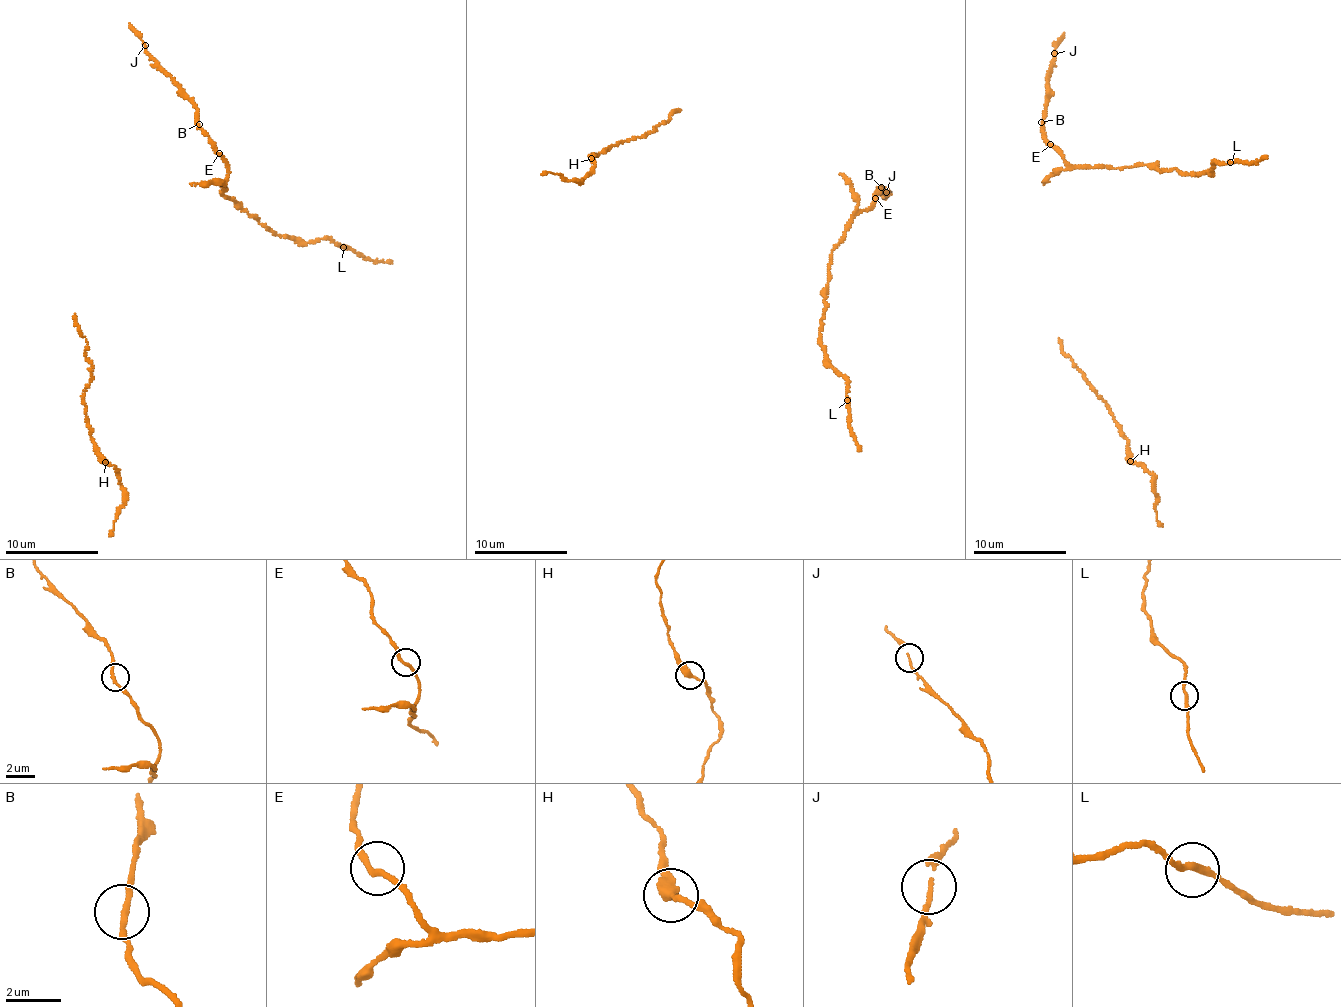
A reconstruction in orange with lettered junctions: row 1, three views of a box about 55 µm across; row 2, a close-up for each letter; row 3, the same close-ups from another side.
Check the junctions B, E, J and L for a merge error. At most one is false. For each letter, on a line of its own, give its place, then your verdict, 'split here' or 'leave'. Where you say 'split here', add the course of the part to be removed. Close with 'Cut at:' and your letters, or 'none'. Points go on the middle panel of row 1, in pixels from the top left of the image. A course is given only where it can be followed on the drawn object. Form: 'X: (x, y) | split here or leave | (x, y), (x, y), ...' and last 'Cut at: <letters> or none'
B: (881, 187) | leave
E: (875, 198) | leave
J: (886, 192) | leave
L: (847, 400) | leave
Cut at: none

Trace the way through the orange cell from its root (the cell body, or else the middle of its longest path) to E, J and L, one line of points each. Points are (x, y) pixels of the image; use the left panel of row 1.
E: (192, 185), (206, 182), (225, 184), (227, 167), (219, 153)
J: (192, 185), (206, 182), (225, 184), (227, 167), (209, 136), (199, 126), (196, 105), (145, 50), (145, 45)
L: (192, 185), (226, 184), (222, 194), (240, 203), (269, 231), (307, 243), (329, 239), (343, 248)

